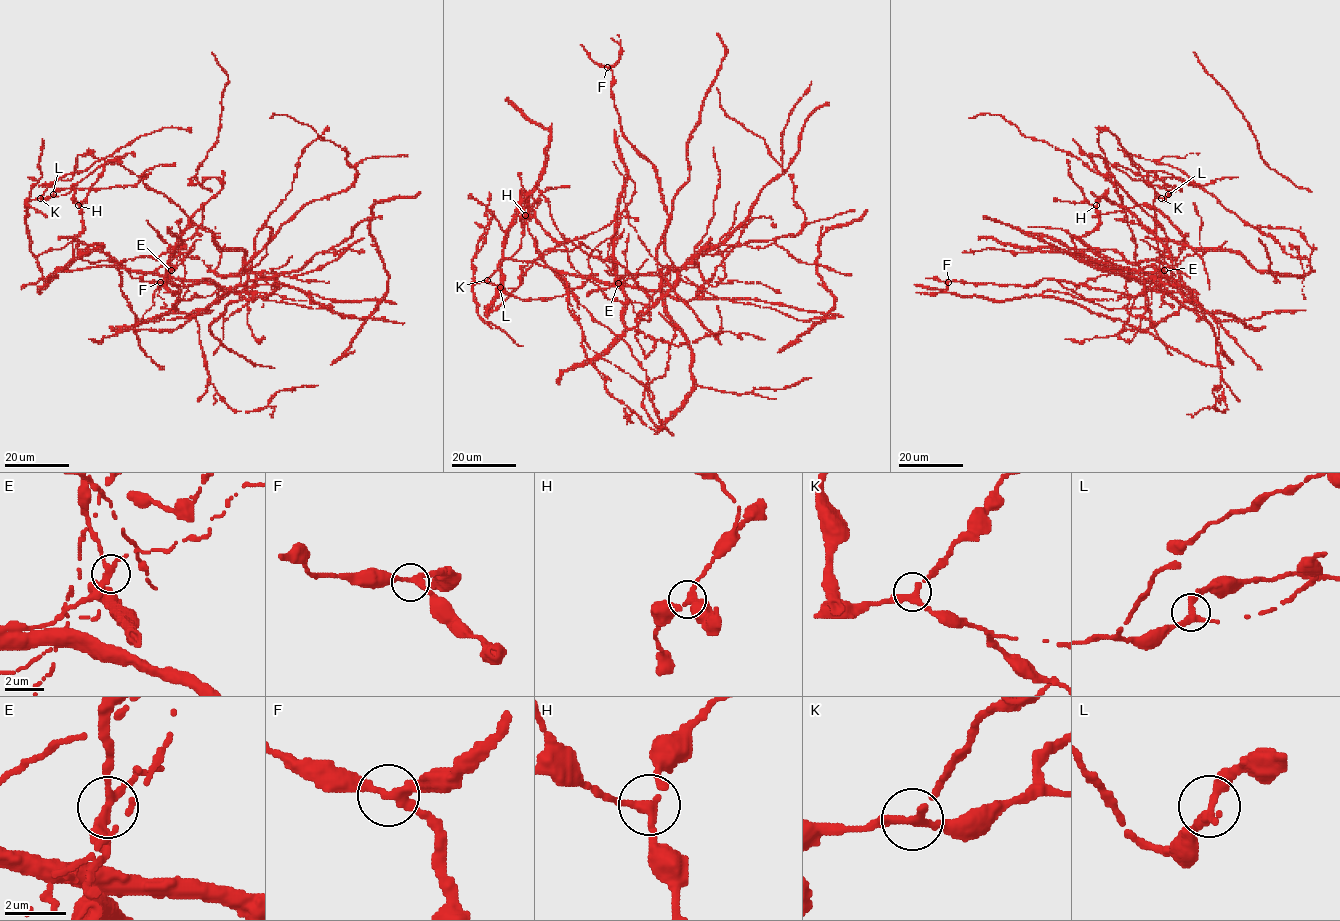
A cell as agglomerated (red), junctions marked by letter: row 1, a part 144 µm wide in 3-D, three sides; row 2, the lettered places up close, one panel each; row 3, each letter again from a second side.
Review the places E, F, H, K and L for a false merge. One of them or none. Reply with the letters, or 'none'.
E

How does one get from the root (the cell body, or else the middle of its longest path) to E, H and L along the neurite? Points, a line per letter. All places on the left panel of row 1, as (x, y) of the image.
E: (175, 247), (171, 270)
H: (175, 247), (182, 313), (269, 278), (250, 271), (231, 291), (114, 266), (57, 271), (83, 232), (78, 205)
L: (175, 247), (199, 225), (245, 271), (219, 275), (215, 234), (121, 165), (93, 157), (53, 194)

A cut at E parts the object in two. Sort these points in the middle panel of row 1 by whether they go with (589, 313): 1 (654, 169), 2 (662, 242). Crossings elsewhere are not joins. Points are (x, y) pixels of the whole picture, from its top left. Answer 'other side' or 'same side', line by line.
1: same side
2: same side

